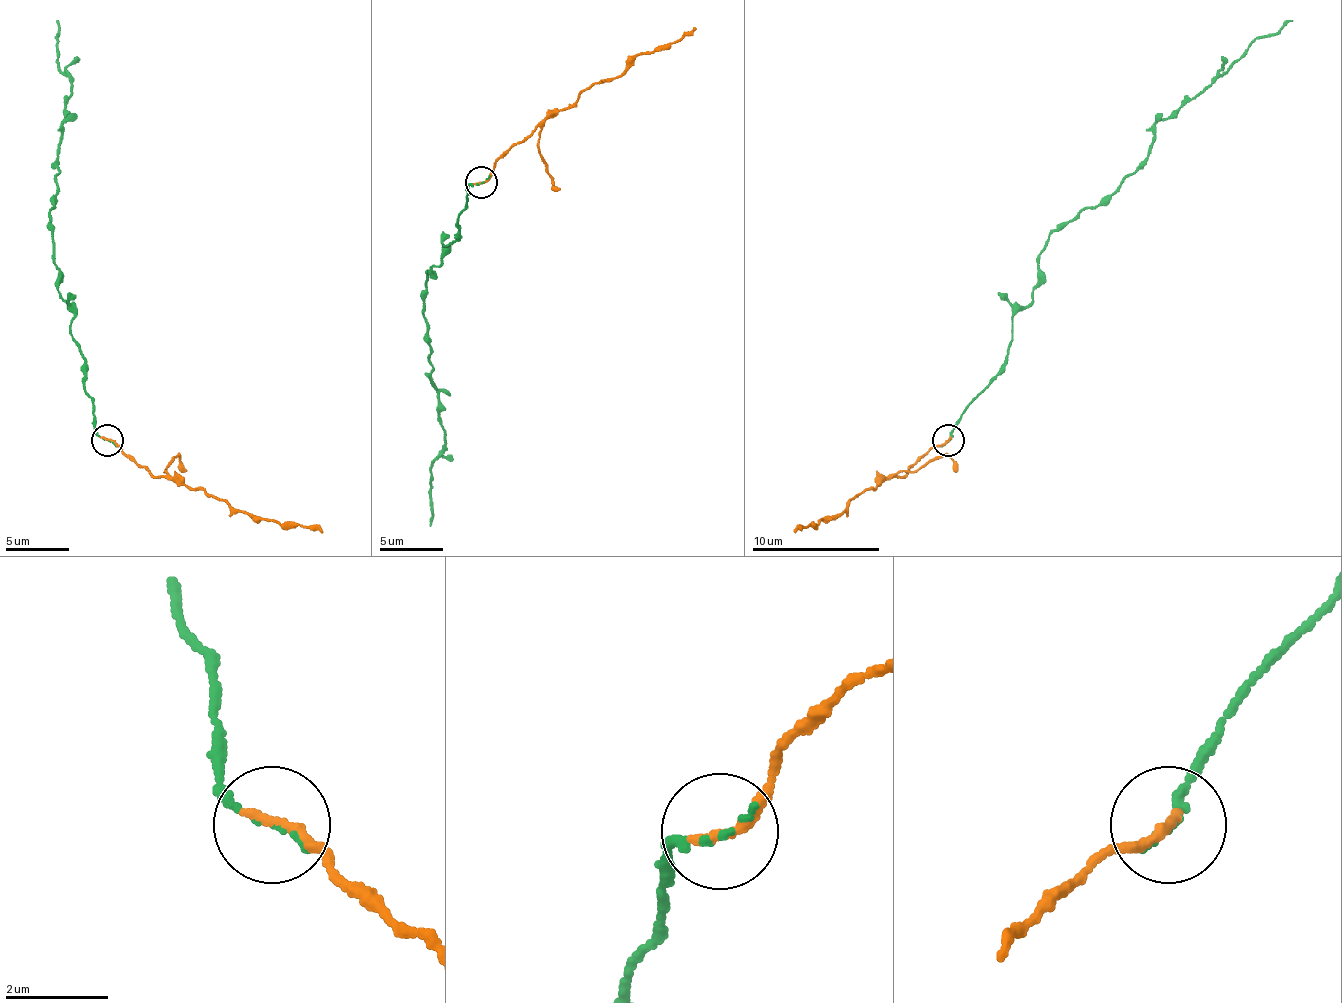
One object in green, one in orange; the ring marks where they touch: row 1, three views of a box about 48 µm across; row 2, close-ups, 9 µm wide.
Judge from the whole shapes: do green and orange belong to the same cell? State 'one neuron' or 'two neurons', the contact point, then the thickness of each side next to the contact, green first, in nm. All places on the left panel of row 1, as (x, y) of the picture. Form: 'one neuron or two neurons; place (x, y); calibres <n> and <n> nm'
one neuron; place (107, 440); calibres 80 and 240 nm

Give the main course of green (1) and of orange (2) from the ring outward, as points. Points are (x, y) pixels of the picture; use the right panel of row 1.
1: (947, 441), (1008, 355), (1011, 320), (1037, 288), (1046, 240), (1136, 170), (1161, 119), (1292, 20)
2: (947, 441), (931, 447), (903, 476), (887, 476), (848, 501), (839, 514), (810, 524), (794, 533)

